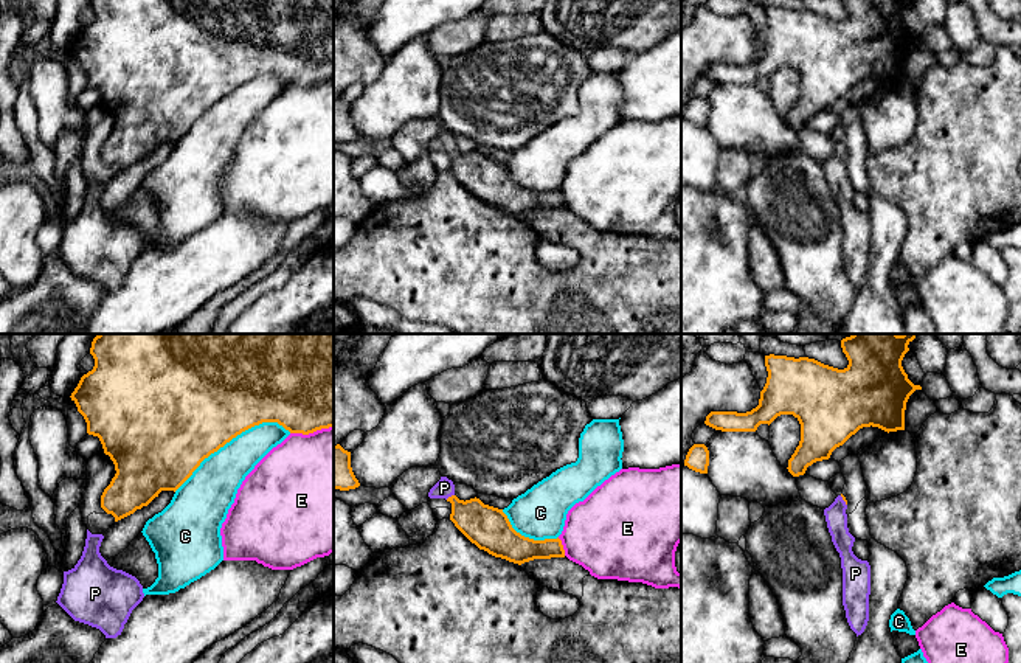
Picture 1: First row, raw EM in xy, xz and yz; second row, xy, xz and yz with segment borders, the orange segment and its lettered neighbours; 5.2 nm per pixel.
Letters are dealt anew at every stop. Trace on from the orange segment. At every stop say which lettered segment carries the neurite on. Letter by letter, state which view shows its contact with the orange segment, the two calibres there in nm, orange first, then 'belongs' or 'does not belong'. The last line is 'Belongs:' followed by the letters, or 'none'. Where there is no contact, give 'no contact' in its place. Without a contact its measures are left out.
C: meets orange in xy; 500 nm thick on the orange side, 240 nm on the other; does not belong
E: meets orange in xz; 150 nm thick on the orange side, 440 nm on the other; does not belong
P: meets orange in xz; 220 nm thick on the orange side, 100 nm on the other; belongs
Belongs: P

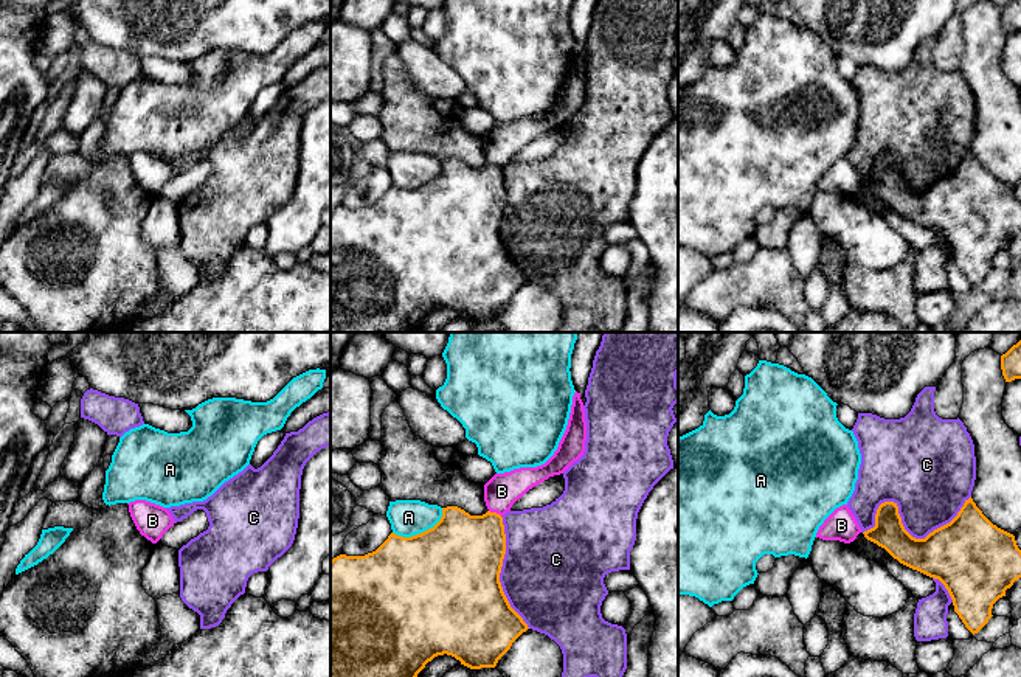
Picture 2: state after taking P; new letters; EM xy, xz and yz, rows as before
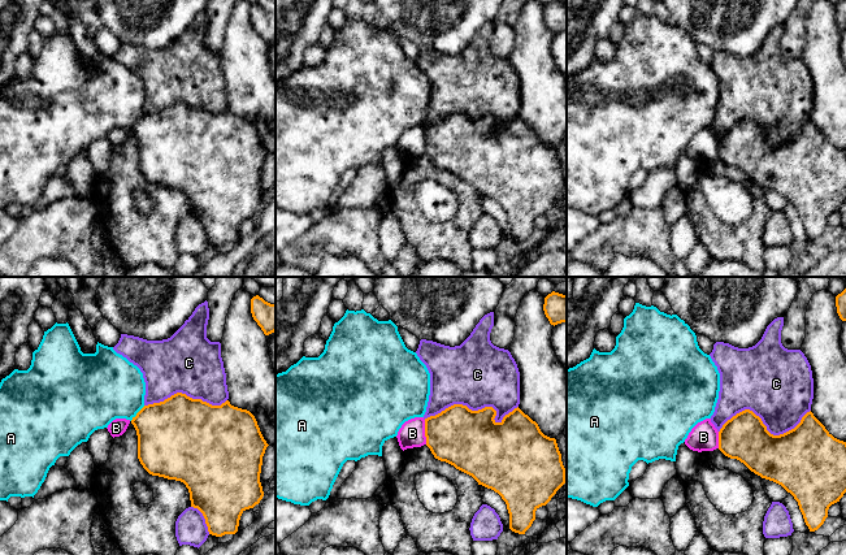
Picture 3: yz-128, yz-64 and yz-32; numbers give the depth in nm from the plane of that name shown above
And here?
A: meets orange in xz; 500 nm thick on the orange side, 190 nm on the other; does not belong
B: meets orange in xz; 380 nm thick on the orange side, 180 nm on the other; does not belong
C: meets orange in yz; 260 nm thick on the orange side, 380 nm on the other; does not belong
Belongs: none

